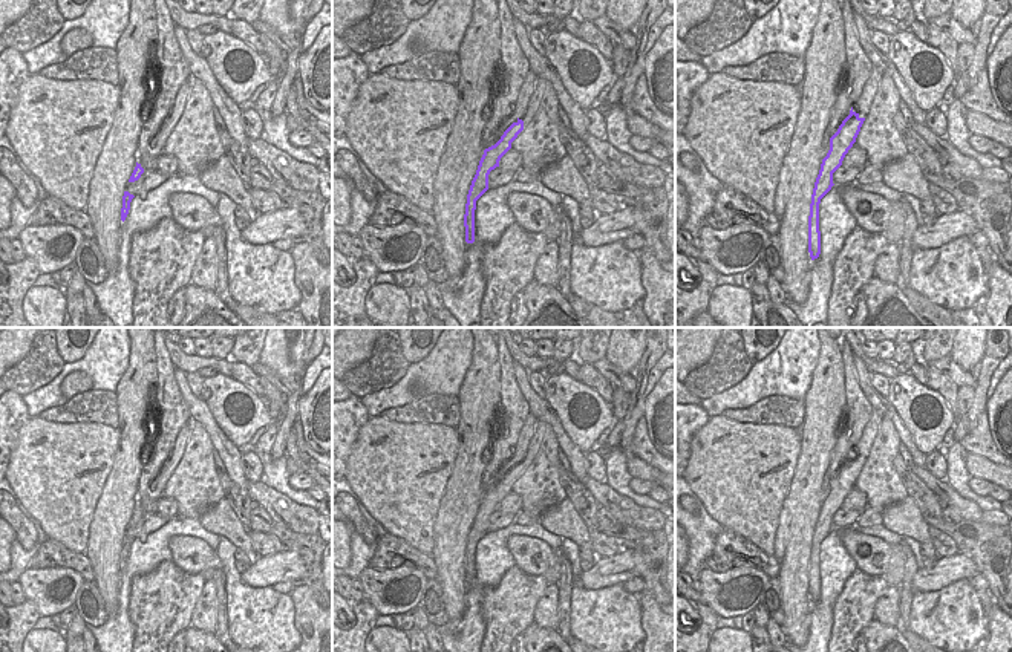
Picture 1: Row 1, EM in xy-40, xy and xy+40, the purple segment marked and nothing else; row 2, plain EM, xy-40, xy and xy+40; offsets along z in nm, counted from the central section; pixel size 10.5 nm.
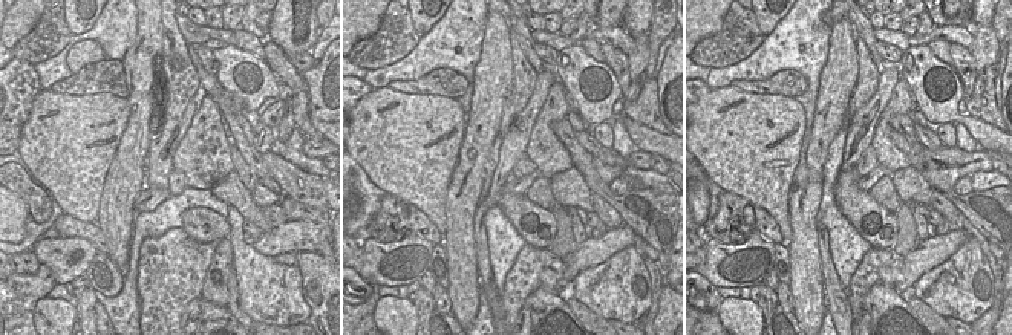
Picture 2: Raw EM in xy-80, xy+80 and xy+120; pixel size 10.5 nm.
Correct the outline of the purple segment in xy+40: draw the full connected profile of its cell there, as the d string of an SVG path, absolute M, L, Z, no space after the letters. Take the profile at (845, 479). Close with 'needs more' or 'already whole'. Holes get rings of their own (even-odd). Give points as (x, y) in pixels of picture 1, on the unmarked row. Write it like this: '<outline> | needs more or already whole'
M873 410L870 421L862 430L859 442L851 448L850 458L842 464L837 474L830 481L830 493L822 502L819 517L814 525L810 559L808 559L808 595L811 603L821 597L821 574L819 574L819 546L821 542L831 533L833 516L842 508L848 493L856 485L860 470L870 455L870 448L876 439L882 413Z | needs more

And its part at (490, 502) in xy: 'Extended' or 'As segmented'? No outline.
Extended.

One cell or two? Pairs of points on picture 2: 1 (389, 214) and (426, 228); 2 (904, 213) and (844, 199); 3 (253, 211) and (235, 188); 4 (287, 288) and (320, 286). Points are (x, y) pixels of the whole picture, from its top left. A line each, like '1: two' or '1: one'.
1: one
2: two
3: one
4: two

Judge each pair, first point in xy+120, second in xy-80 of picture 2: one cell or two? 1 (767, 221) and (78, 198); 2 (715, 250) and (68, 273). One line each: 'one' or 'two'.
1: two
2: one

